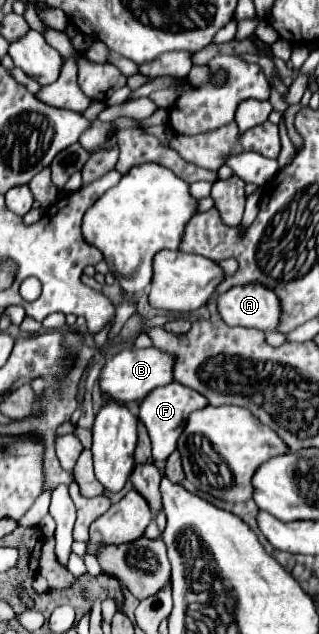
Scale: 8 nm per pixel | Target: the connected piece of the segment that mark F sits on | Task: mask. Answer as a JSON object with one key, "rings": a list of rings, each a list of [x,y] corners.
{"rings":[[[173,381],[167,387],[161,389],[153,389],[153,393],[149,393],[139,407],[139,419],[145,423],[151,443],[153,443],[153,461],[165,461],[177,447],[179,435],[183,433],[183,427],[189,419],[189,415],[193,411],[199,411],[203,407],[207,407],[209,401],[207,397],[203,397],[201,393],[197,393],[195,389],[189,389],[177,381]]]}

